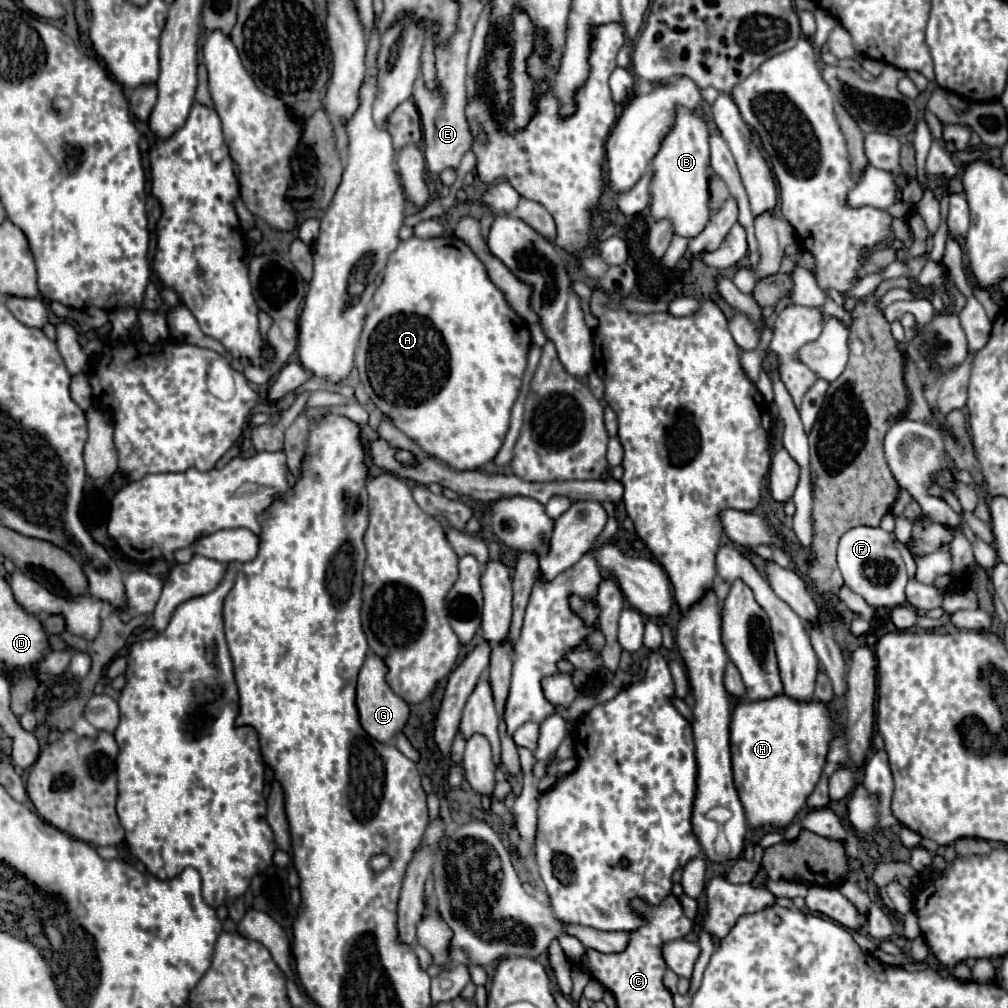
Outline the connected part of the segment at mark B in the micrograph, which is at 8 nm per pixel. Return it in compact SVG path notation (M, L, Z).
M679 109L679 117L675 121L675 129L663 141L655 161L651 163L653 169L653 183L651 183L651 217L653 221L667 219L673 225L673 233L685 239L697 237L705 225L709 223L709 179L707 179L707 165L709 165L709 127L703 117L695 113L687 113L687 109Z

